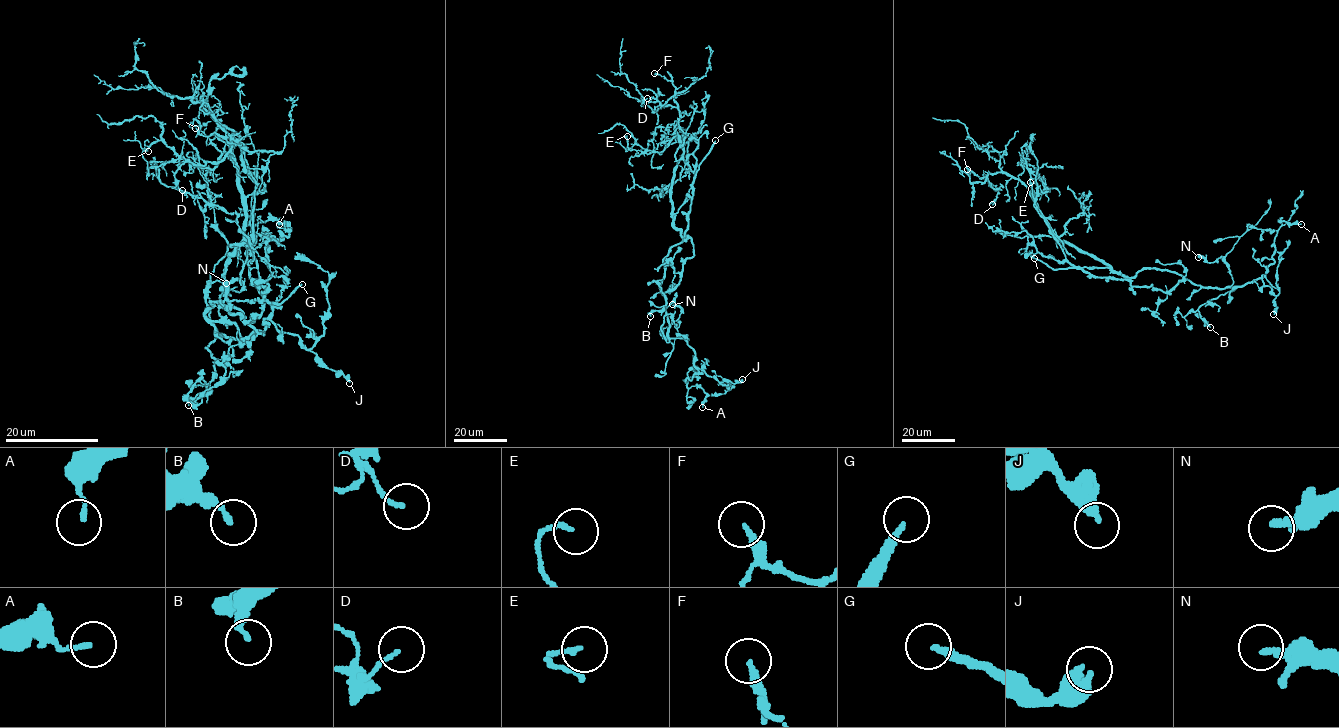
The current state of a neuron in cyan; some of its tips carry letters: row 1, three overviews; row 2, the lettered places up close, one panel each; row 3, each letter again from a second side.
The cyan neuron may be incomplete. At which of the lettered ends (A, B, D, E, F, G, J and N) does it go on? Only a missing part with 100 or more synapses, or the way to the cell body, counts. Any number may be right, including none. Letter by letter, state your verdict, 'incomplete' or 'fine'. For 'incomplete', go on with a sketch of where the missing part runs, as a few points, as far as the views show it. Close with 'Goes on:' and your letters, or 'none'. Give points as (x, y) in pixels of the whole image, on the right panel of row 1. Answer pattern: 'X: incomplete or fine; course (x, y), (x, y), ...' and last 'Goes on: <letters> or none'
A: fine
B: fine
D: fine
E: fine
F: fine
G: incomplete; course (1034, 258), (1021, 257), (1000, 244), (978, 245), (935, 266), (928, 280)
J: fine
N: fine
Goes on: G

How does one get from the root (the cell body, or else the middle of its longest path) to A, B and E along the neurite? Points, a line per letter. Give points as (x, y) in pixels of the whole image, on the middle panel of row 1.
A: (674, 222), (682, 240), (660, 289), (668, 336), (694, 352), (698, 372), (684, 381), (703, 390), (702, 407)
B: (674, 222), (682, 240), (663, 260), (660, 287), (666, 300), (668, 342), (660, 328), (666, 304), (650, 316)
E: (674, 222), (671, 185), (683, 152), (679, 136), (662, 151), (649, 153), (630, 150), (624, 136), (627, 136)

